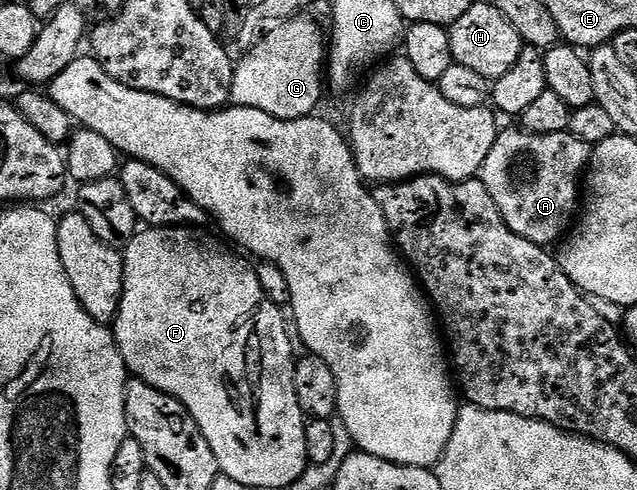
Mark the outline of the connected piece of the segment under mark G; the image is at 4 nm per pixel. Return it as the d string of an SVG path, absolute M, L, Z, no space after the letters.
M296 17L291 18L280 25L277 25L269 35L265 36L265 38L252 48L248 52L249 55L245 60L238 62L233 69L233 84L231 85L231 99L236 106L246 107L247 109L263 109L263 113L271 113L271 117L275 117L276 119L308 119L310 116L314 114L313 111L317 106L321 103L321 83L323 87L323 68L327 63L327 39L321 36L321 31L316 27L315 24L312 23L309 19L303 19L305 17Z

